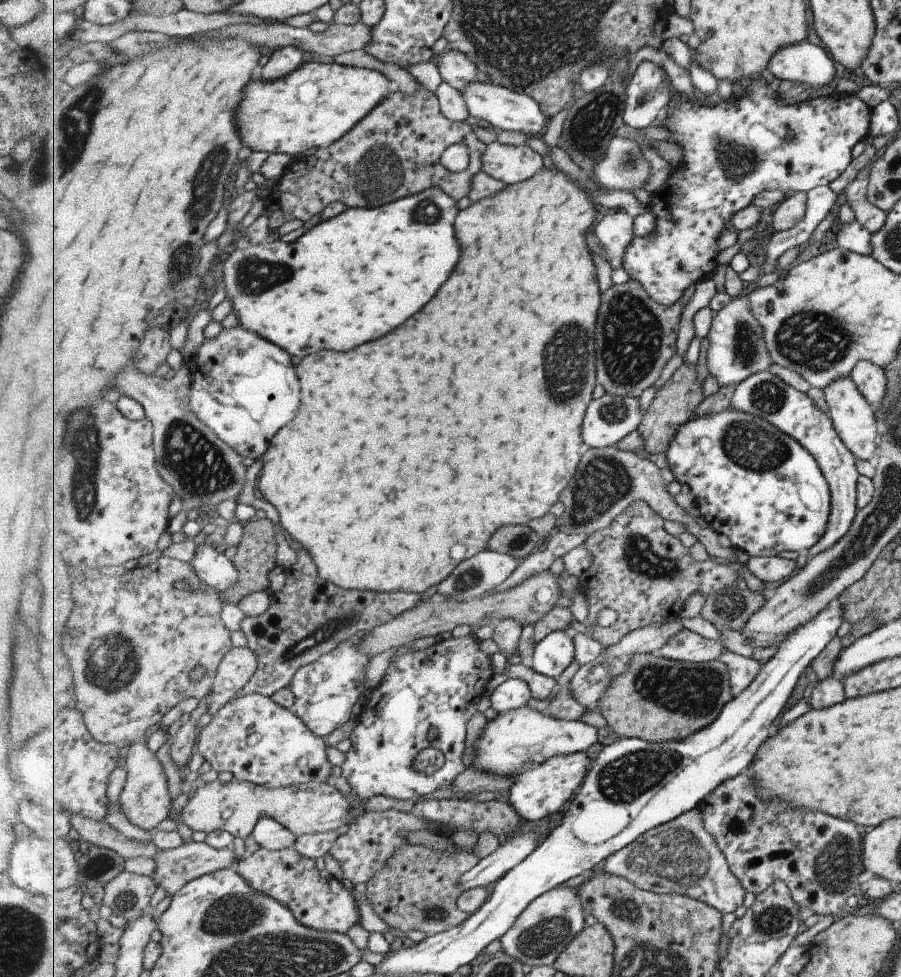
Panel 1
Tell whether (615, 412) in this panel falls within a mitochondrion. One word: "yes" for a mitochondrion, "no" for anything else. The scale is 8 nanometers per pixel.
yes

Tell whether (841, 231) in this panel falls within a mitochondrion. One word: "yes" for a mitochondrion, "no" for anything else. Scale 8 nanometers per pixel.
no

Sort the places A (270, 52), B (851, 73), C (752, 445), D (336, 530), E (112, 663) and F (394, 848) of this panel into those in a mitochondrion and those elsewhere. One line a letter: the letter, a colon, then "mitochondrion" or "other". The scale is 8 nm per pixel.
A: other
B: other
C: mitochondrion
D: other
E: mitochondrion
F: other

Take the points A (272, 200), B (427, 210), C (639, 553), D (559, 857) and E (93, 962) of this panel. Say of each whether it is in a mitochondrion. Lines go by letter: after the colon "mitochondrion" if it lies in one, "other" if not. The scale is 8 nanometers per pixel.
A: other
B: mitochondrion
C: mitochondrion
D: other
E: other

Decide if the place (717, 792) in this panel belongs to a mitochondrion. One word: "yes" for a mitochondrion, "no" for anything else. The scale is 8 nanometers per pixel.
no

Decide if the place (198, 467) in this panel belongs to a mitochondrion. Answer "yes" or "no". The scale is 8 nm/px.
yes

